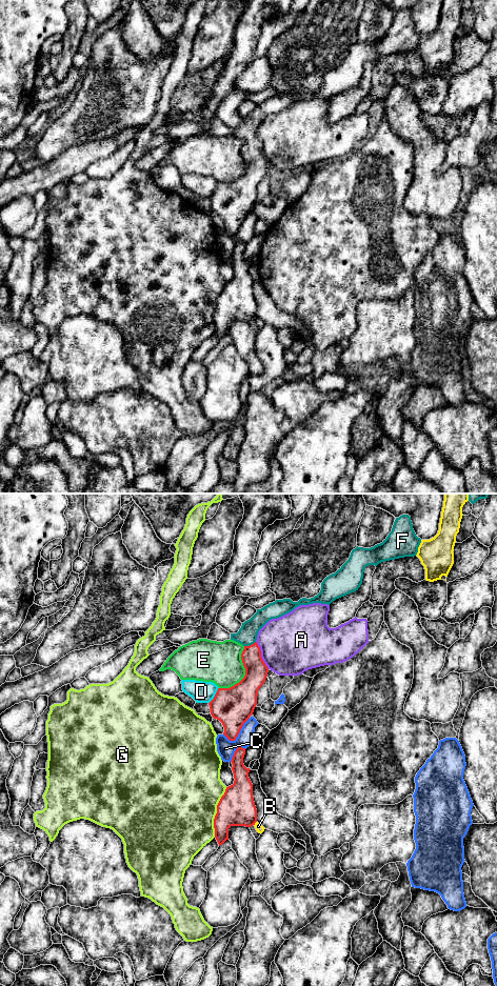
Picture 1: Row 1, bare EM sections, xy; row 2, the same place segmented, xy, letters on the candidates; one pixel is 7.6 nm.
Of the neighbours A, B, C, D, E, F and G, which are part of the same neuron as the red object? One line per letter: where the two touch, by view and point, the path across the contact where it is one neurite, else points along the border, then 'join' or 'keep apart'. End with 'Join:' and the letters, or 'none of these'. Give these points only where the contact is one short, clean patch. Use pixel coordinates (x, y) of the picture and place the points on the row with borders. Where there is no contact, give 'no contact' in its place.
A: contact xy (260, 655); border xy (256, 641), (260, 650), (260, 657), (269, 668); keep apart
B: contact xy (255, 822); keep apart
C: contact xy (238, 733); border xy (250, 718), (234, 740), (229, 740), (223, 735); keep apart
D: contact xy (215, 696); border xy (218, 687), (214, 698), (209, 703); keep apart
E: contact xy (245, 673); keep apart
F: contact xy (250, 645); join
G: contact xy (217, 812); keep apart
Join: F

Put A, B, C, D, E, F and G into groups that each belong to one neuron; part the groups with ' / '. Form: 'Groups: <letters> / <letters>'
Groups: A / B / C / D / E / F / G

